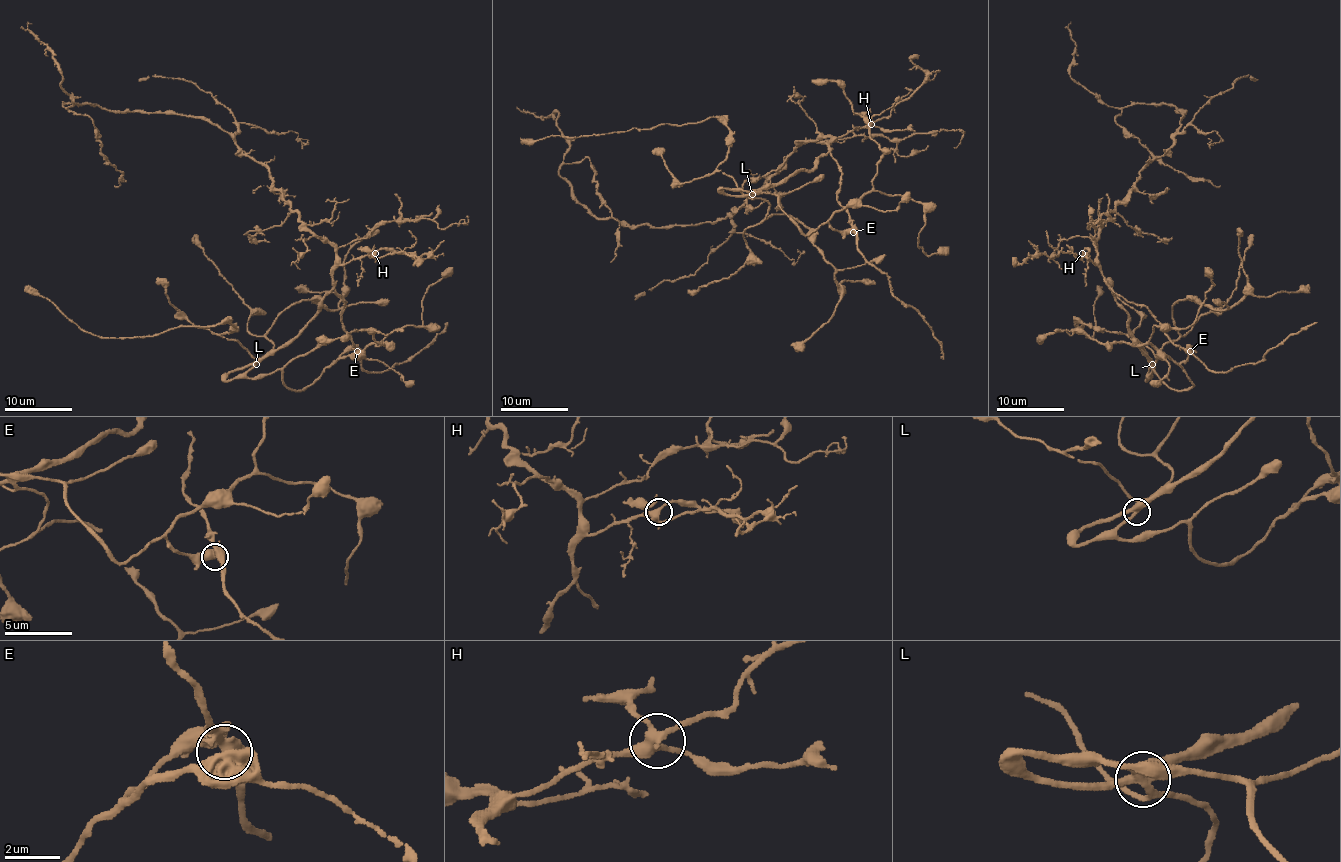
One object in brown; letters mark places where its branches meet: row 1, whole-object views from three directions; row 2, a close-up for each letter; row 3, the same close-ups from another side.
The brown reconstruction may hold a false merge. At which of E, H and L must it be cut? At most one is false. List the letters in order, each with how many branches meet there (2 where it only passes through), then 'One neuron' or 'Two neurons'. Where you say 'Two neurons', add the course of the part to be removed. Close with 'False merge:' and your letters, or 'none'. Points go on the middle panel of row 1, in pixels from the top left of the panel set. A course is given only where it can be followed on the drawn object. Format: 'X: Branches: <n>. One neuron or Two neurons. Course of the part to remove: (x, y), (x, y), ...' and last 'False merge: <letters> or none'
E: Branches: 4. One neuron
H: Branches: 5. One neuron
L: Branches: 5. One neuron
False merge: none

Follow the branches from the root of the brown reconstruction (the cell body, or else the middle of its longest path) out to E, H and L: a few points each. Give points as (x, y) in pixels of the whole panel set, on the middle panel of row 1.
E: (809, 141), (831, 137), (829, 154), (841, 173), (837, 201), (848, 213), (853, 232)
H: (809, 141), (836, 139), (871, 124)
L: (809, 141), (831, 137), (829, 149), (810, 169), (797, 169), (782, 181), (765, 185), (751, 195)

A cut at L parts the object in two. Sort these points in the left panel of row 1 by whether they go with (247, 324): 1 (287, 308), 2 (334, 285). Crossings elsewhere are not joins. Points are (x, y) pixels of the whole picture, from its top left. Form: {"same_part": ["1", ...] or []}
{"same_part": ["1"]}

